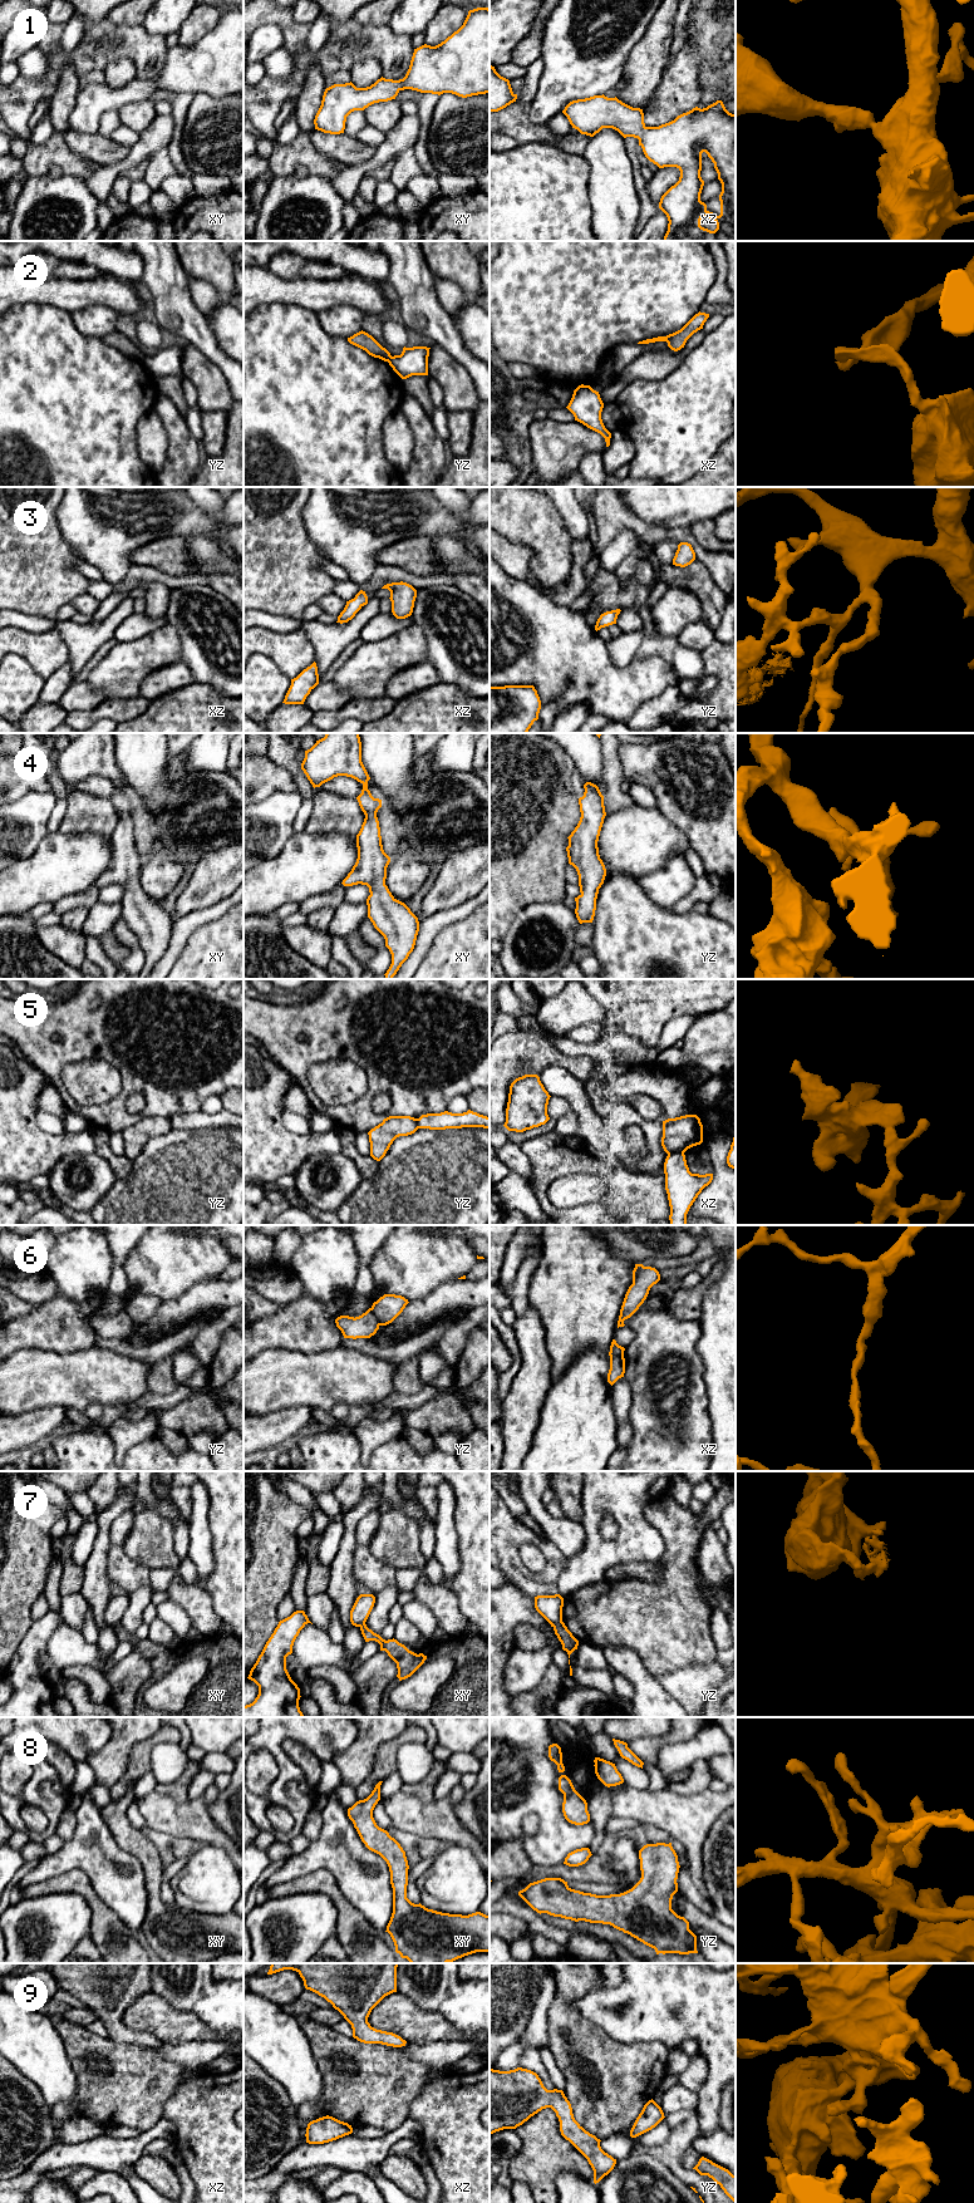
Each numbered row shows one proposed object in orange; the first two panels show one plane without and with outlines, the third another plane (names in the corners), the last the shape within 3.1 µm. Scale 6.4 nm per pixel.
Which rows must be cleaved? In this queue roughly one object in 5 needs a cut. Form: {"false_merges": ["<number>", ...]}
{"false_merges": ["2", "5", "6", "7"]}

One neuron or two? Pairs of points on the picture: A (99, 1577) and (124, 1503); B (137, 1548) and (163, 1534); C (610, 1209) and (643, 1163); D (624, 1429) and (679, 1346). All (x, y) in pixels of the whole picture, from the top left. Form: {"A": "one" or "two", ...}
{"A": "one", "B": "one", "C": "two", "D": "two"}

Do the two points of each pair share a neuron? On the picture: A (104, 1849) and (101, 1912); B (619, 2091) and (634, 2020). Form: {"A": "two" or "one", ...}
{"A": "two", "B": "two"}

